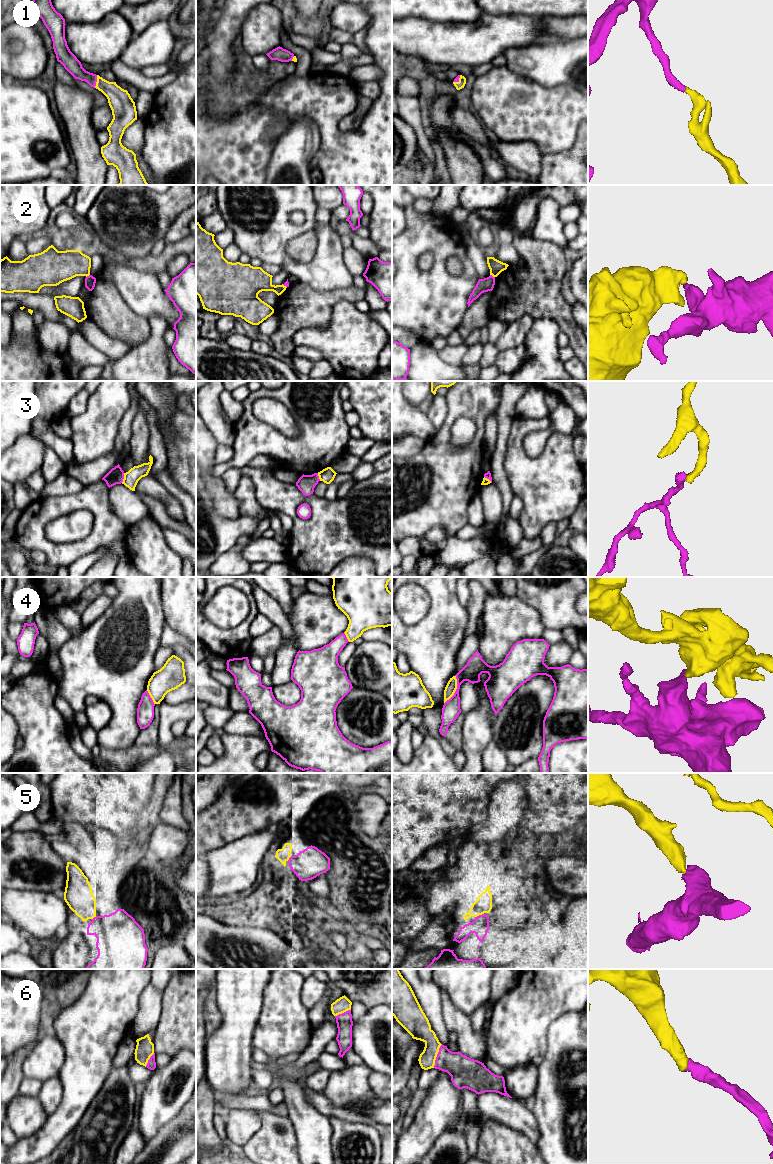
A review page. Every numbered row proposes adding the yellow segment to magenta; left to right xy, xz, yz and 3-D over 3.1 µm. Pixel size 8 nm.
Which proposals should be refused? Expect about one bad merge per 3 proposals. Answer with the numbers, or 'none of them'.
2, 3, 4

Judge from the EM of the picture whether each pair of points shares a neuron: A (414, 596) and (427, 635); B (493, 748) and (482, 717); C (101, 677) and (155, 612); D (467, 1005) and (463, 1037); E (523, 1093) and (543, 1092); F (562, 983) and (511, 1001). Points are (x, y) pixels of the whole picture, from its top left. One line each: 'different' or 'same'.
A: different
B: different
C: same
D: different
E: different
F: same

